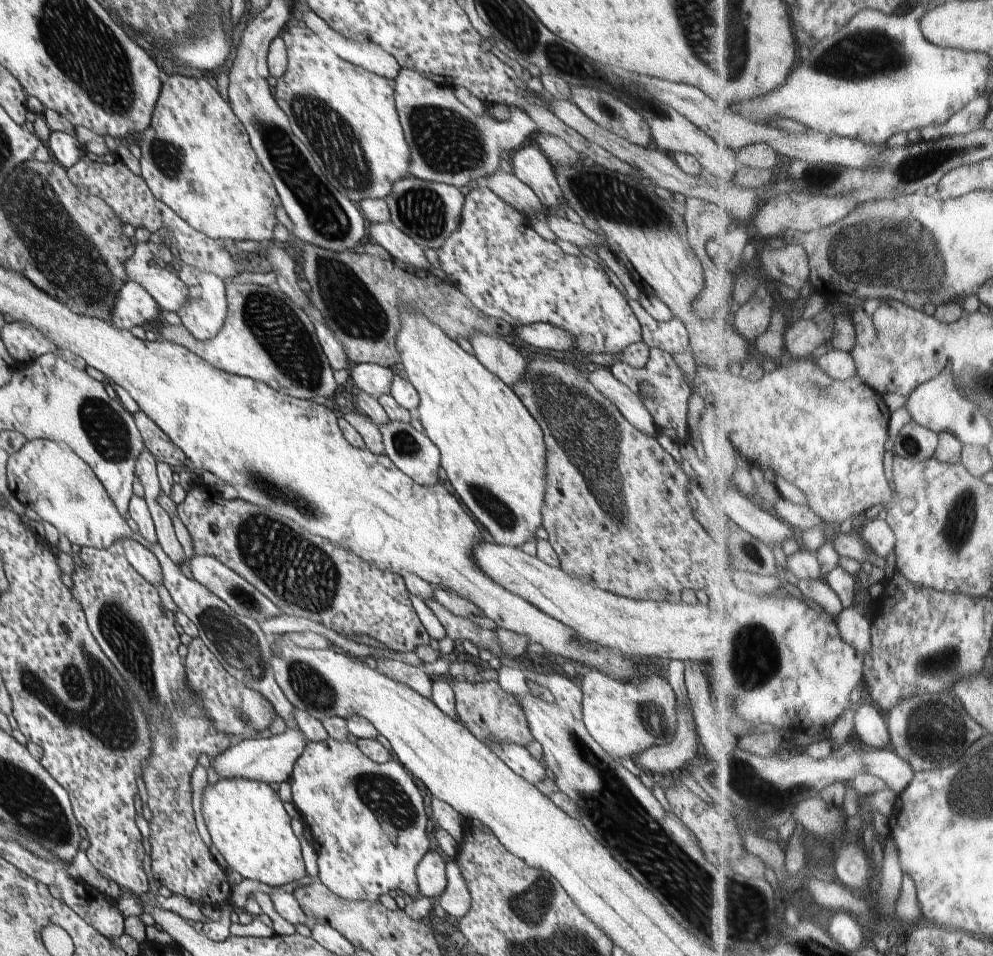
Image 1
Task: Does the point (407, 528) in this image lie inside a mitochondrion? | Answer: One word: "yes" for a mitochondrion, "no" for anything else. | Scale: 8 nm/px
no

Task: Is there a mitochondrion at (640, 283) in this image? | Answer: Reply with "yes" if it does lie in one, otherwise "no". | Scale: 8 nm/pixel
no

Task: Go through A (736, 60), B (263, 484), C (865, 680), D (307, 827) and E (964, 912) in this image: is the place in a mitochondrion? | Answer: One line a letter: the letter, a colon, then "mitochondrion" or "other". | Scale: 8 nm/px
A: mitochondrion
B: mitochondrion
C: other
D: other
E: other

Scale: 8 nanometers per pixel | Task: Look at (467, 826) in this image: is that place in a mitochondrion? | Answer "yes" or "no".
no

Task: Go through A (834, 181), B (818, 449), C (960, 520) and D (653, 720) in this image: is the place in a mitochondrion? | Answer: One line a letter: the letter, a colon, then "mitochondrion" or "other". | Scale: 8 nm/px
A: mitochondrion
B: other
C: mitochondrion
D: mitochondrion

